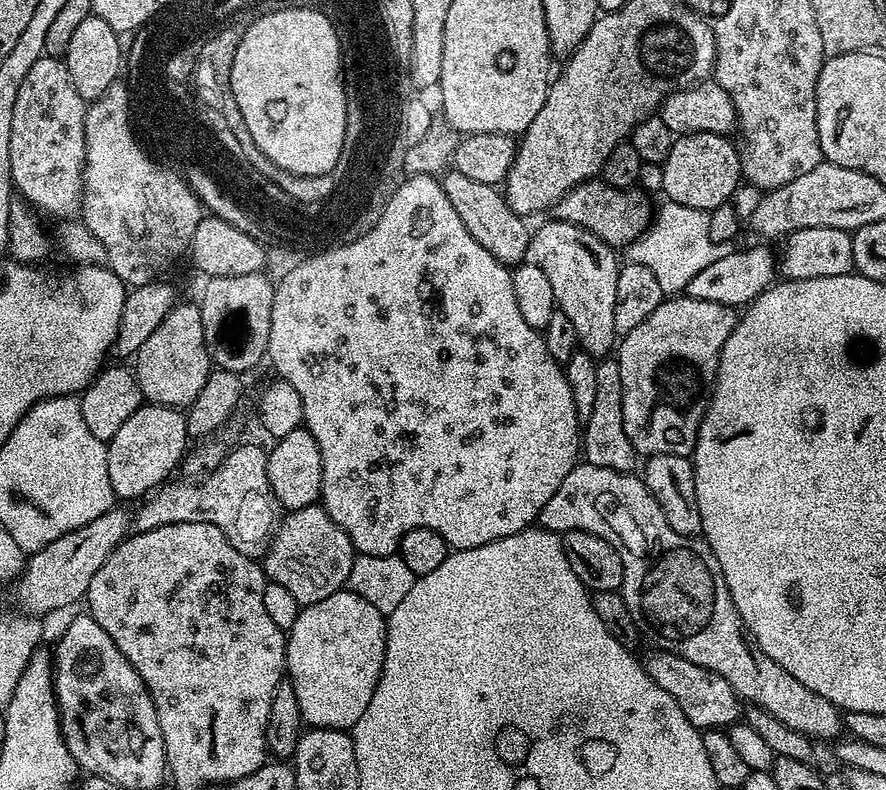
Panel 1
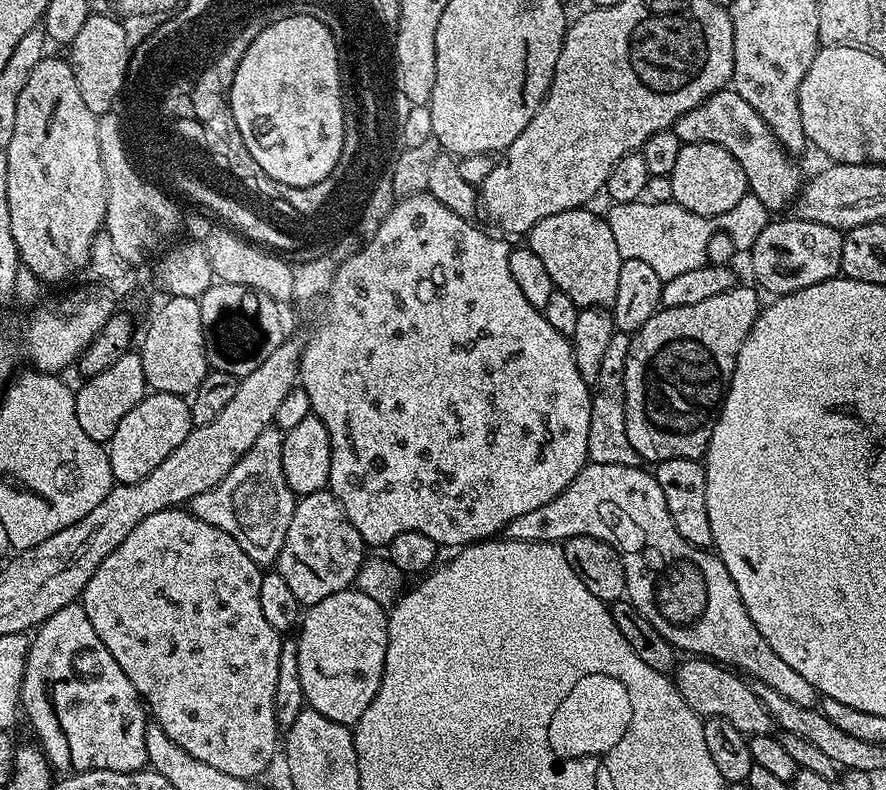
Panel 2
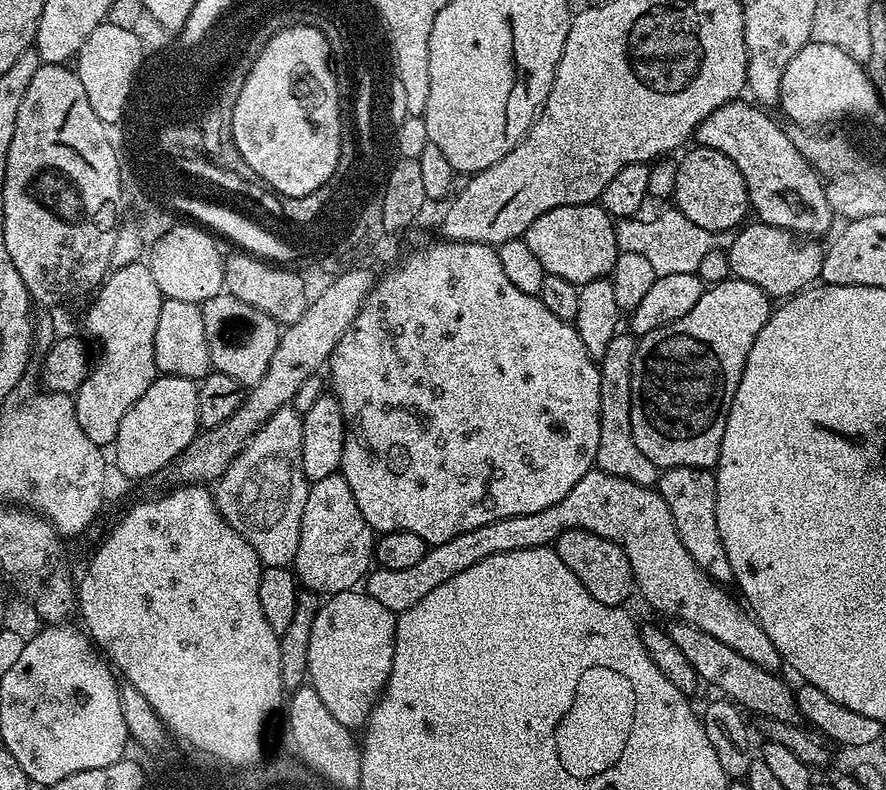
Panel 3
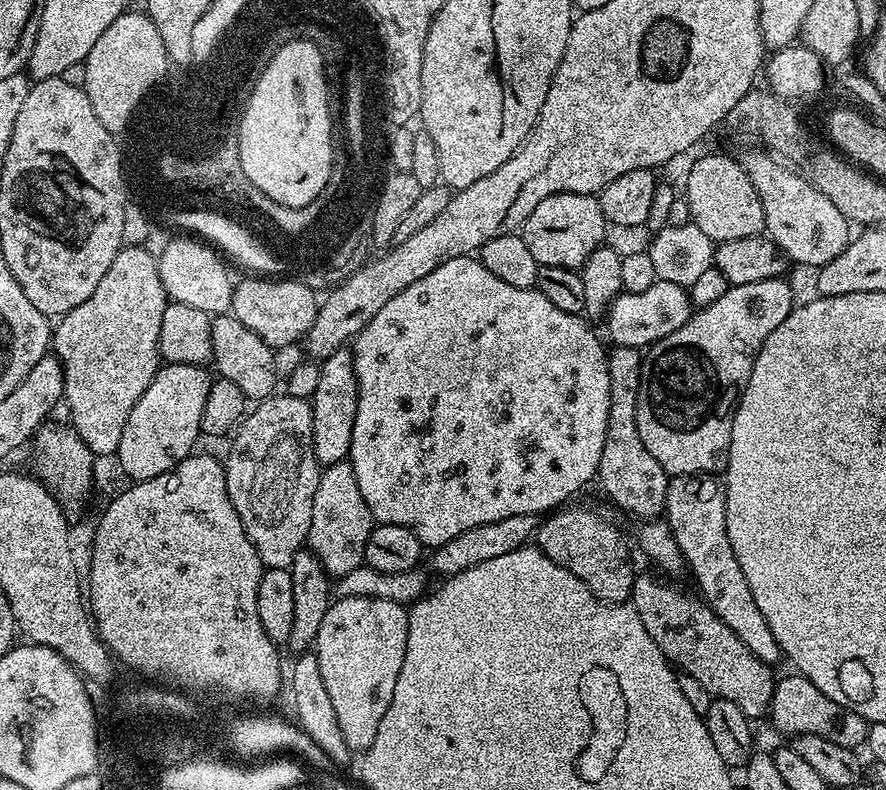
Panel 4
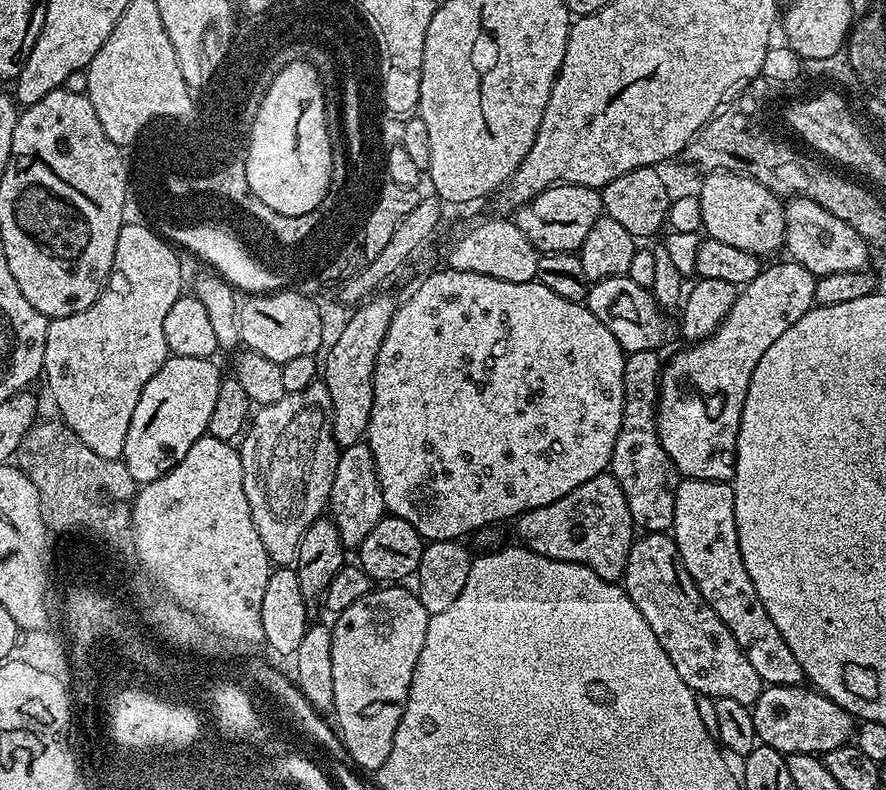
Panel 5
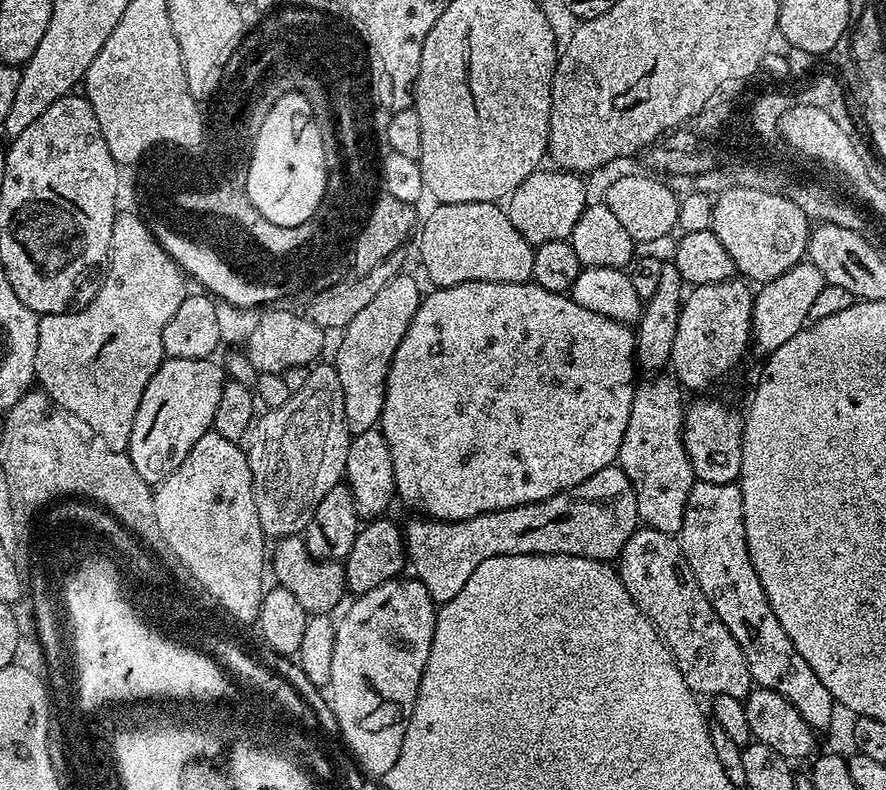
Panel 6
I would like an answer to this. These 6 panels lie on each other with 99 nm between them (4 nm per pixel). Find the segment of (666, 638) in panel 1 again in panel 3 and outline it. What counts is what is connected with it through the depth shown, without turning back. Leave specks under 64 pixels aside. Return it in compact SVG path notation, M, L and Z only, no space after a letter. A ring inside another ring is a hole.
M599 470L578 478L574 490L570 490L562 502L546 506L546 510L486 522L486 526L478 526L478 530L466 530L466 534L450 538L450 542L433 544L418 563L406 570L373 567L366 577L366 591L374 602L382 602L386 610L399 614L422 602L430 590L442 586L442 582L454 578L454 574L462 574L462 570L470 570L474 562L482 562L482 558L506 554L510 550L542 548L551 545L566 530L575 528L593 532L620 545L632 567L632 578L639 595L640 592L644 595L645 602L654 611L676 616L672 618L694 625L710 634L710 638L718 638L718 642L726 642L726 646L738 650L738 654L750 658L750 662L762 666L762 670L781 671L780 655L766 630L762 630L760 623L749 615L735 595L732 597L728 593L725 585L712 580L710 574L690 558L690 550L686 550L682 538L678 538L670 506L666 506L659 491Z

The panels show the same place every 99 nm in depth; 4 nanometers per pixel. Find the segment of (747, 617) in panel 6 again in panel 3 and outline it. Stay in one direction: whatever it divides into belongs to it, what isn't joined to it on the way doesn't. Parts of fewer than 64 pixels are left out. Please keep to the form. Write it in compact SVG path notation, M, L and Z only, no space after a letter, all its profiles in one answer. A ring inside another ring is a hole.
M665 468L658 476L658 491L666 506L670 506L678 538L682 538L682 546L690 550L690 558L694 558L694 562L698 562L712 580L725 586L731 585L730 558L726 558L726 546L722 546L722 534L718 534L715 475L707 468Z

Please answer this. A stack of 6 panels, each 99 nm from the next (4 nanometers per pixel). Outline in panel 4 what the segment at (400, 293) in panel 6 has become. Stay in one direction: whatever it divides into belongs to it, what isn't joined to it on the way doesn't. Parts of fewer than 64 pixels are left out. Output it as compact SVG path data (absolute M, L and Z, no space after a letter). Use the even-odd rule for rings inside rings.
M347 347L339 348L320 364L318 386L311 401L316 460L321 466L348 460L350 438L354 438L354 414L358 410L358 386L352 369L352 353Z

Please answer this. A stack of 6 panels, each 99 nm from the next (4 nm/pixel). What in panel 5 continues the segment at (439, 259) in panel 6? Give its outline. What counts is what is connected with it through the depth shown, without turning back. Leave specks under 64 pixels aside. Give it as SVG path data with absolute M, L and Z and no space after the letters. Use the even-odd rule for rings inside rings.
M511 219L484 220L468 228L448 248L447 267L502 278L502 282L530 282L536 280L541 253L528 241L526 234Z

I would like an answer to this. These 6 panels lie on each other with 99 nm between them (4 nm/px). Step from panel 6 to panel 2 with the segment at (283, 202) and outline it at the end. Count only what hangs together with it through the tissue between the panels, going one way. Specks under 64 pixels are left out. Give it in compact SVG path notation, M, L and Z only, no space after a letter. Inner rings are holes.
M294 16L282 18L278 22L265 26L258 34L258 38L254 38L254 42L250 42L250 50L246 50L246 54L242 54L242 62L238 62L238 74L234 74L234 82L230 86L227 97L232 111L230 120L232 124L236 123L234 132L241 136L243 151L252 164L262 166L267 179L276 180L278 183L294 188L307 188L313 186L314 183L322 182L335 170L335 164L342 154L344 136L340 55L336 51L335 40L331 36L330 30L318 18Z

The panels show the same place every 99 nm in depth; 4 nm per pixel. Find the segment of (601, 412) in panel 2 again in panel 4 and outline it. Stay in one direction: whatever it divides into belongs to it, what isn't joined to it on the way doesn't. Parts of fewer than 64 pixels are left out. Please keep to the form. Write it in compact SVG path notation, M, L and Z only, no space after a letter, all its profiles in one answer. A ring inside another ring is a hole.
M622 346L608 352L610 370L610 418L606 422L606 442L602 445L602 458L598 462L598 484L624 512L637 516L637 521L657 519L663 513L666 490L670 479L666 470L646 450L638 438L638 386L642 378L641 349Z

